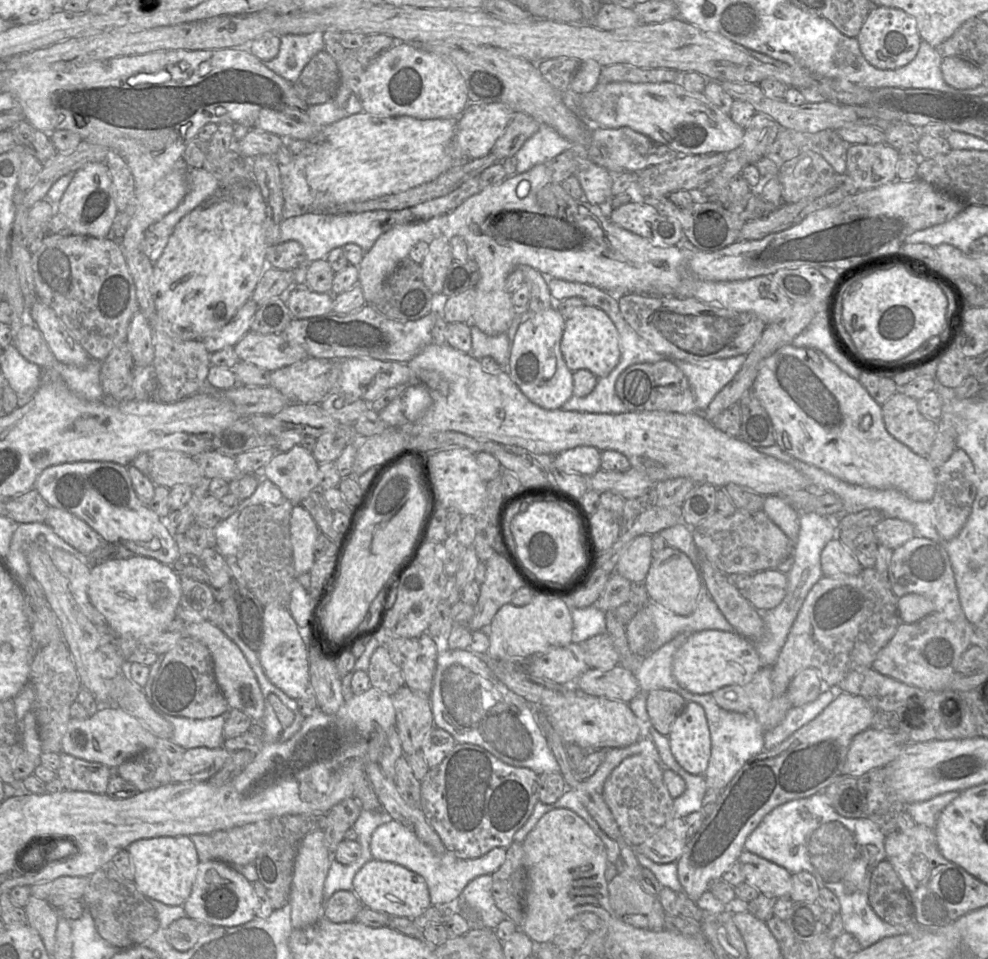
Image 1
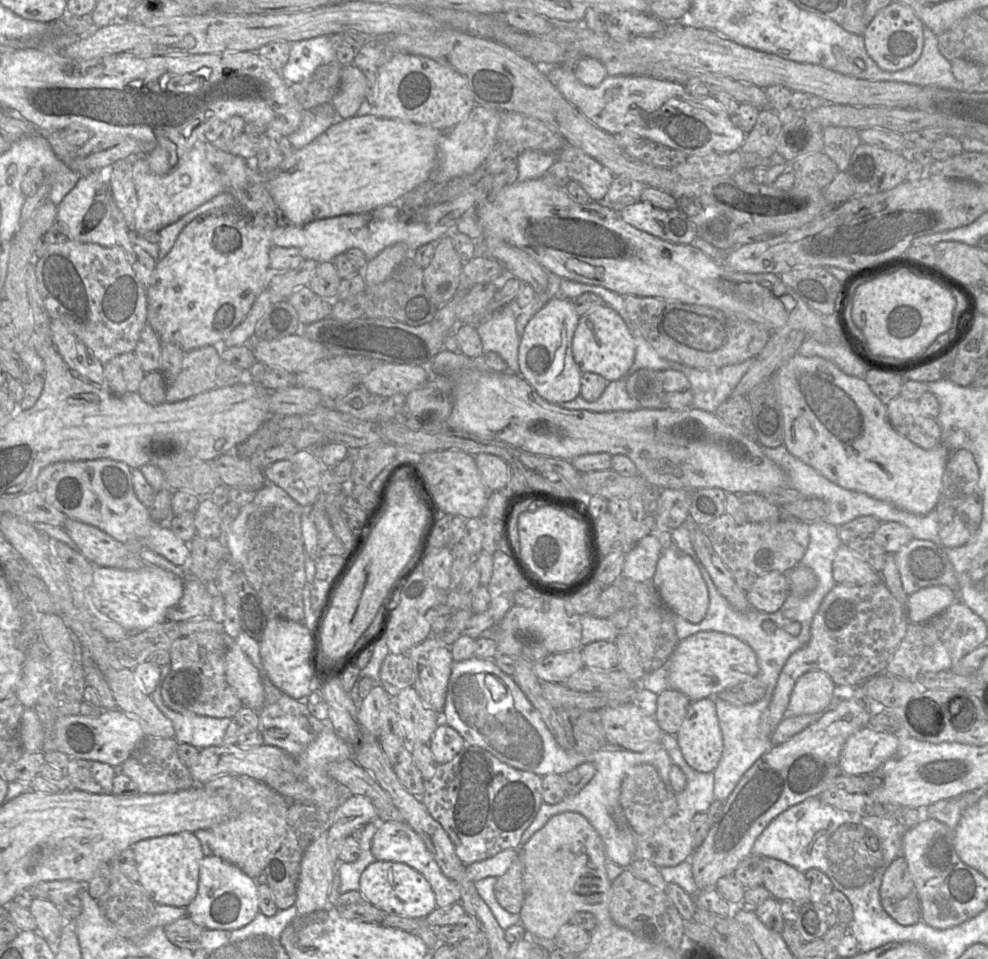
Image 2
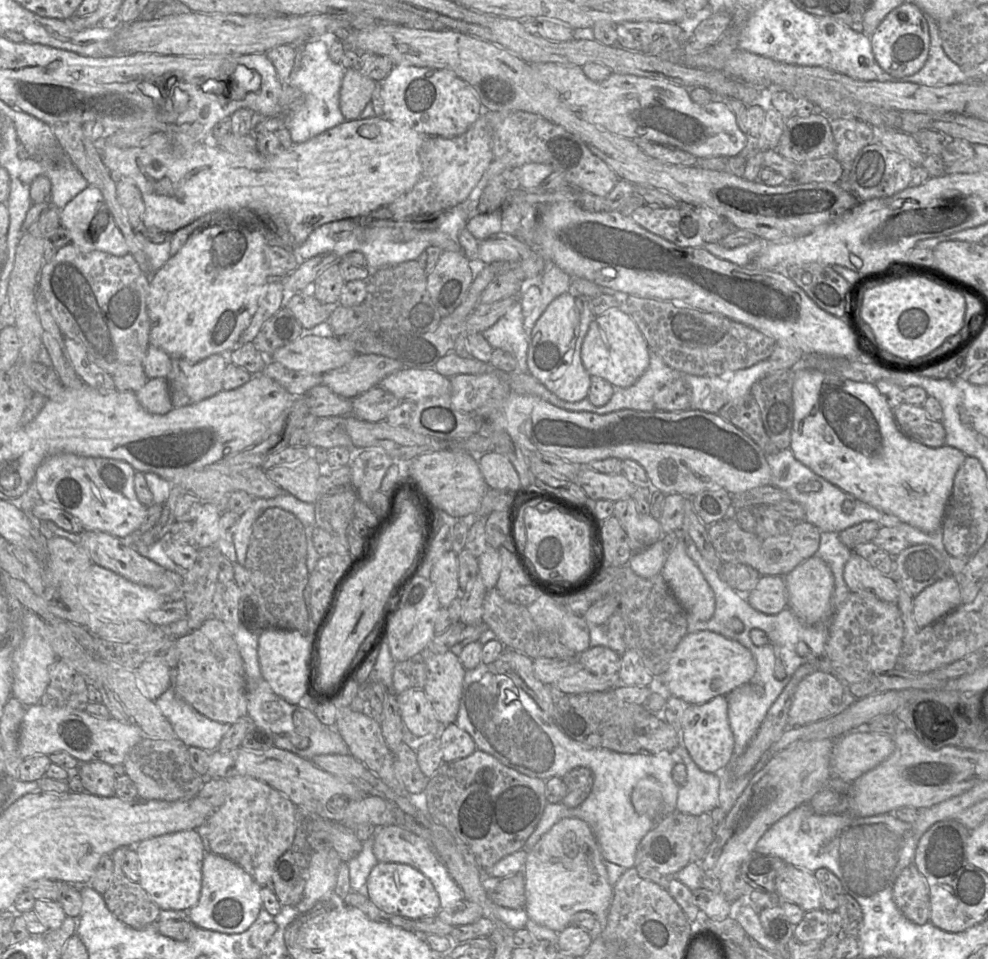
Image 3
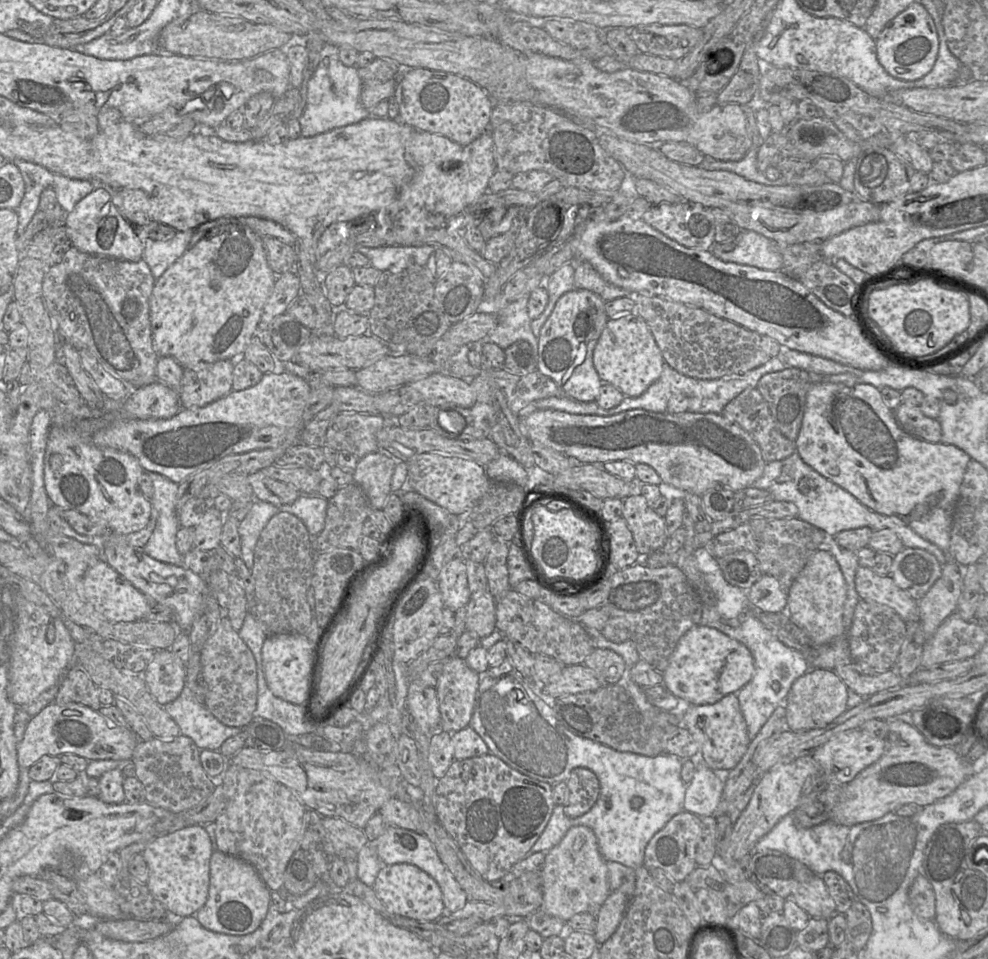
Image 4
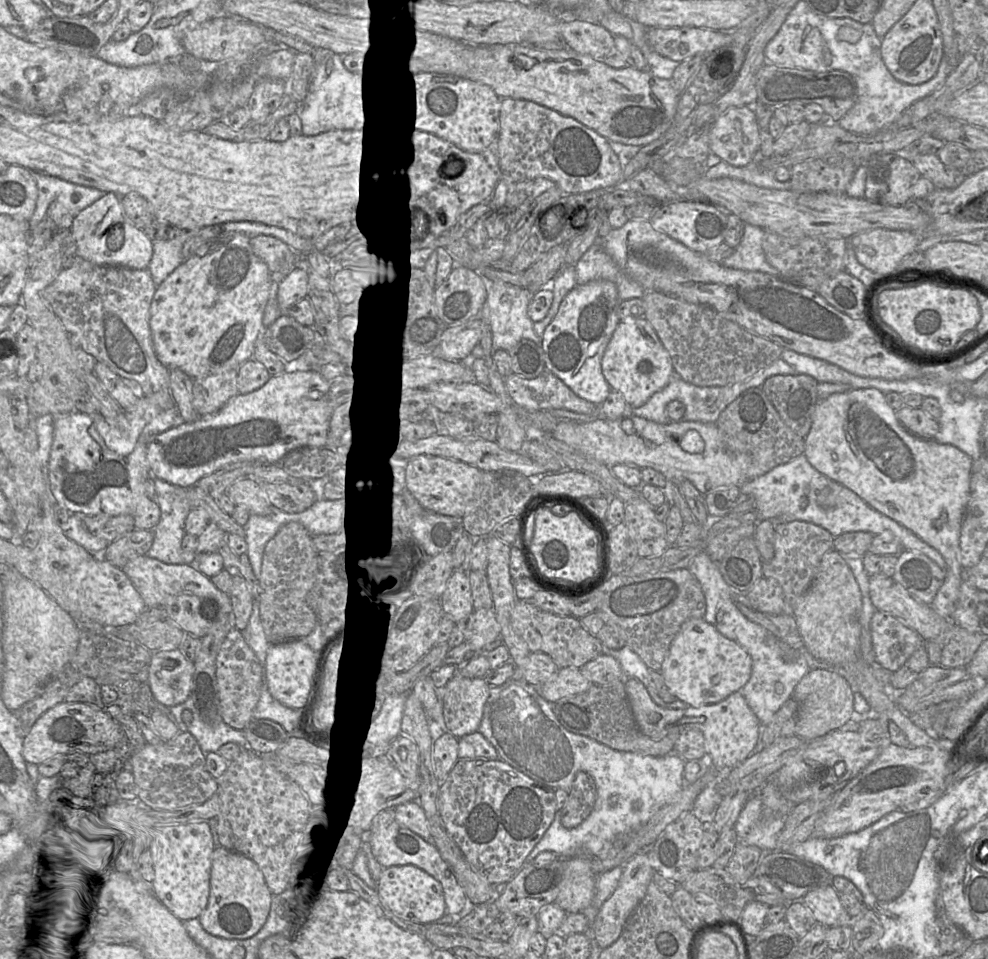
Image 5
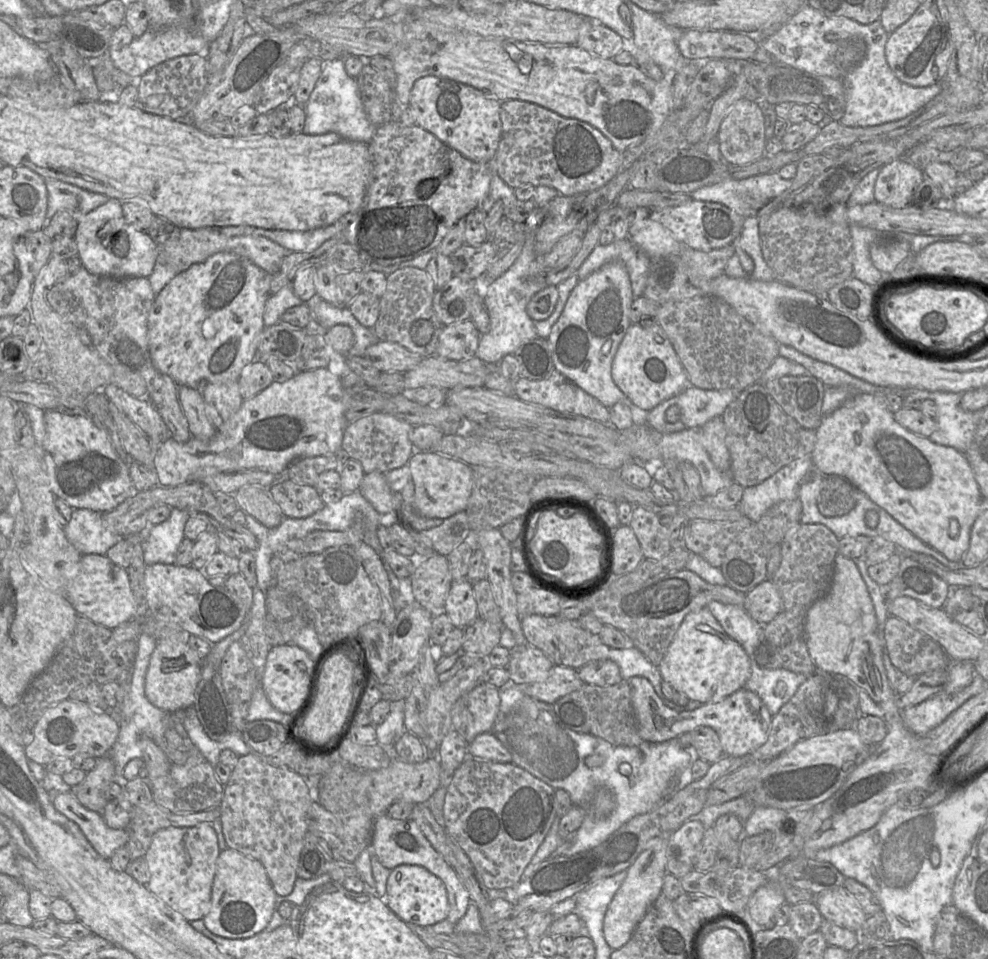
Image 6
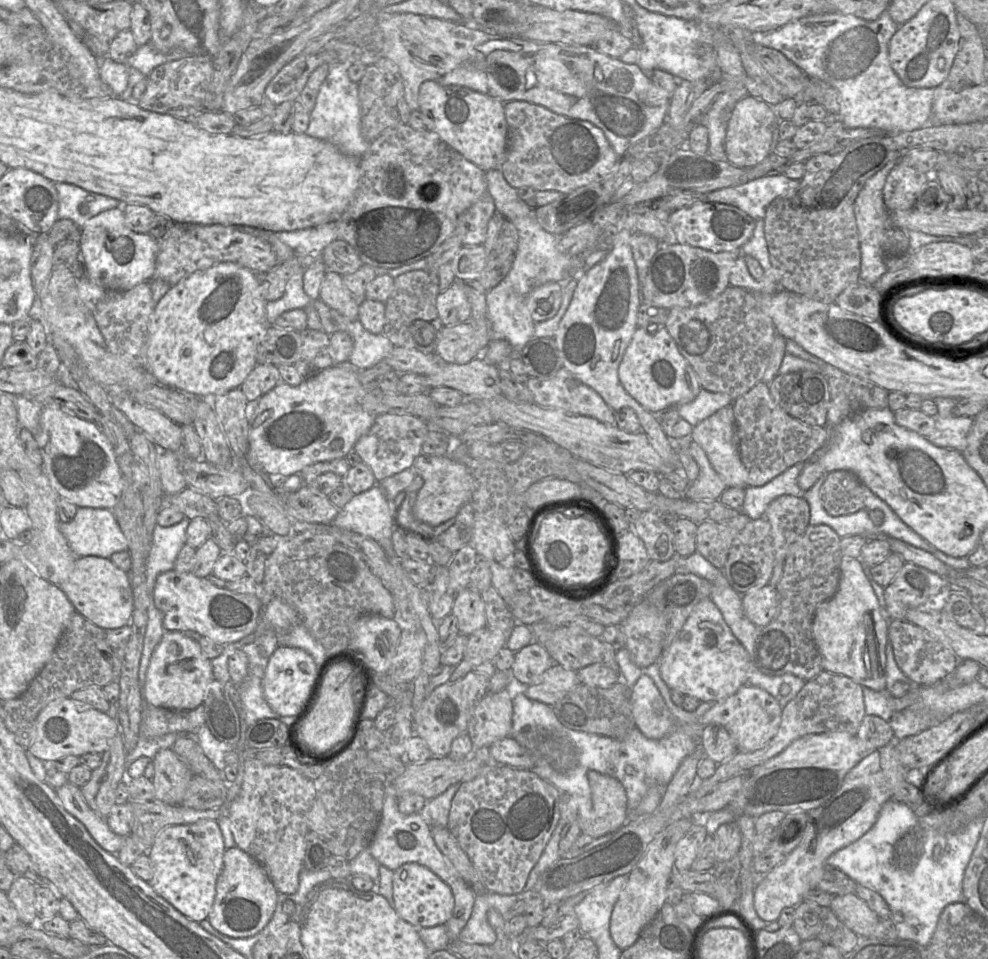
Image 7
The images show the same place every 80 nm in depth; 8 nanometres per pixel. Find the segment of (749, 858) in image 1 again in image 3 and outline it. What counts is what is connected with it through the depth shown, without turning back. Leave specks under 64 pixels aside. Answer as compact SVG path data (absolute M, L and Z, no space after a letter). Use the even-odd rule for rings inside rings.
M785 864L781 868L776 879L776 892L805 912L822 908L821 888L814 873L791 864Z

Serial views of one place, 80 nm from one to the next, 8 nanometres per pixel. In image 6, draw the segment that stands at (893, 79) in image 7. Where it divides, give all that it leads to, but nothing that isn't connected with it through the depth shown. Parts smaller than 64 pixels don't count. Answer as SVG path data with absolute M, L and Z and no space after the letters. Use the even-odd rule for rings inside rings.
M804 4L777 31L763 39L757 37L757 40L777 63L842 80L847 88L847 102L839 122L847 127L870 127L900 120L919 110L941 92L940 82L927 87L914 87L896 77L885 57L889 34L879 19L861 24L845 16L827 16Z

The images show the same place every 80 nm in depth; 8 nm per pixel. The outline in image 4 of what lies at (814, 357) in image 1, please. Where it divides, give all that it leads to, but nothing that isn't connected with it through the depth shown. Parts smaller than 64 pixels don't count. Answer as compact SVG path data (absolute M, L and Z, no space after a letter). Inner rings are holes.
M812 383L806 394L804 416L795 446L800 458L821 476L852 494L872 511L900 518L949 556L953 511L971 458L956 446L926 442L905 432L896 421L894 411L884 403L878 388L861 383L854 386Z

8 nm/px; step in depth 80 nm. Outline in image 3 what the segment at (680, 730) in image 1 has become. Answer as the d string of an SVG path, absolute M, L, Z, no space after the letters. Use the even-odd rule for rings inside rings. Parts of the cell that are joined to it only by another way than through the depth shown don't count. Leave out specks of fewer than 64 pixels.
M717 696L703 704L688 706L680 731L681 744L697 766L708 773L719 774L727 770L733 761L734 735L728 719L727 696Z

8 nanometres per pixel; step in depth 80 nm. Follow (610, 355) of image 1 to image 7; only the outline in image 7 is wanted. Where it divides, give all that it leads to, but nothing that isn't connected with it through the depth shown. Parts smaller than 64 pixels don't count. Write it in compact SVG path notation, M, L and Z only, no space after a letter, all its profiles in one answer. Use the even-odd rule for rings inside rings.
M638 326L624 353L618 367L619 380L626 392L633 397L644 409L652 413L666 411L679 405L687 404L695 399L701 390L698 378L686 359L680 354L673 338L665 326L658 326L655 333L649 332L649 327Z

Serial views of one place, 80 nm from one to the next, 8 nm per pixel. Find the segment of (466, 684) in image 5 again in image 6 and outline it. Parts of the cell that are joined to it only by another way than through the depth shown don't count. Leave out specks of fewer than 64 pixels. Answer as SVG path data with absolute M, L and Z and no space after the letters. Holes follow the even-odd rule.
M488 681L476 686L474 689L460 697L451 710L452 730L459 733L467 743L474 740L481 733L491 732L500 706L500 688Z

